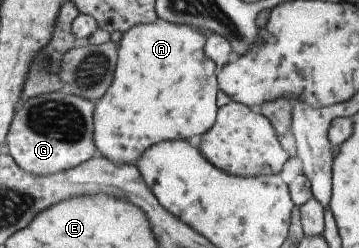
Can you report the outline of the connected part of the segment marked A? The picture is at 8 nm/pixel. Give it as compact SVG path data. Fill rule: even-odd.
M157 18L128 28L117 45L117 61L106 92L94 102L92 142L96 150L114 166L134 165L140 154L153 144L186 139L205 133L215 121L216 65L204 56L204 35L198 28L186 24L172 24Z

